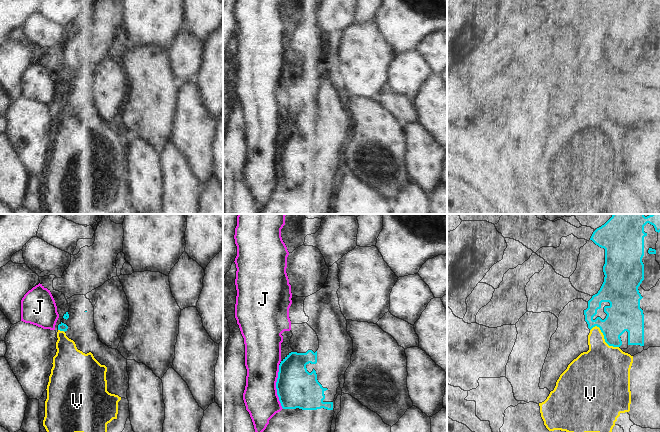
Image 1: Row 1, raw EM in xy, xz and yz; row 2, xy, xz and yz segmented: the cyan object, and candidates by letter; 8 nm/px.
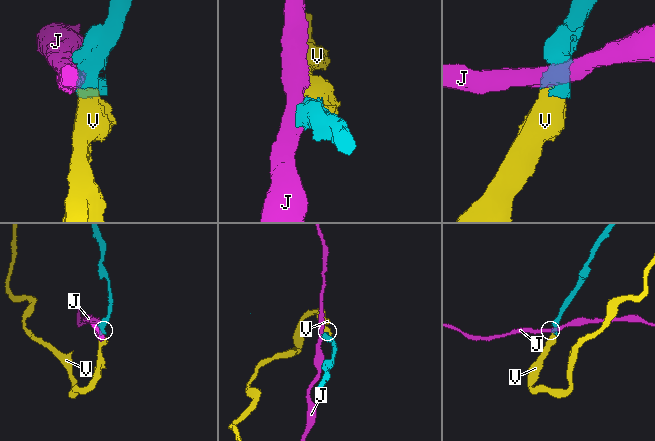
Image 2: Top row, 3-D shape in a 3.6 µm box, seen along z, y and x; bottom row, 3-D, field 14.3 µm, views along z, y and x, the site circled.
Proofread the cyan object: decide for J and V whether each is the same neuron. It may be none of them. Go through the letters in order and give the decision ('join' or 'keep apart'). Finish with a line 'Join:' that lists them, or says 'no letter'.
J: keep apart
V: join
Join: V

